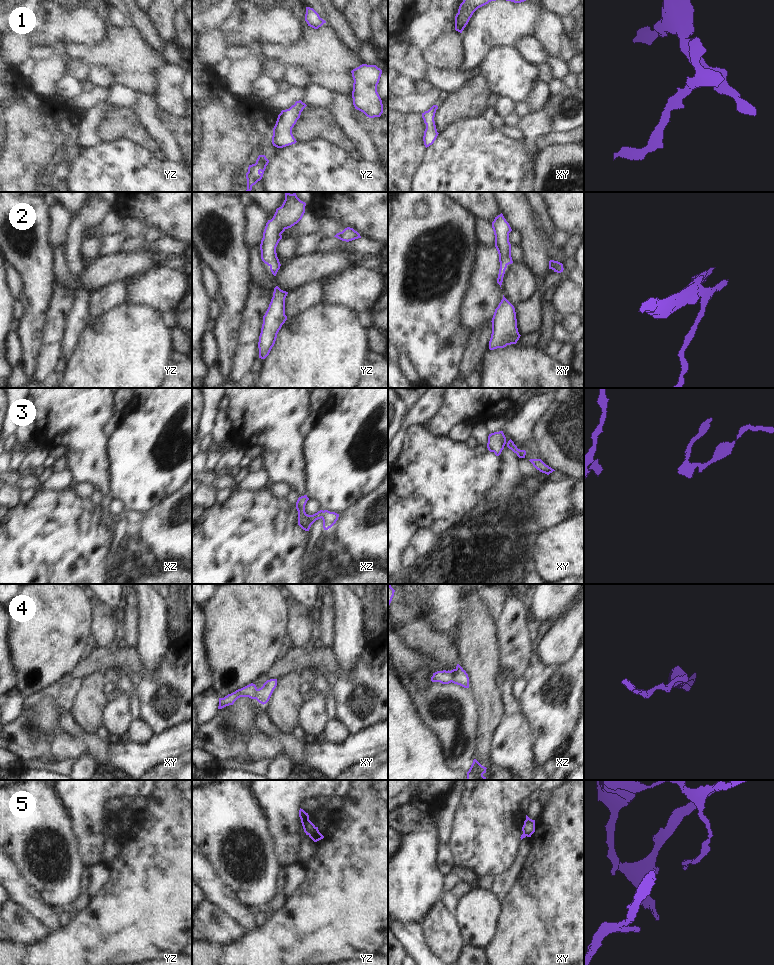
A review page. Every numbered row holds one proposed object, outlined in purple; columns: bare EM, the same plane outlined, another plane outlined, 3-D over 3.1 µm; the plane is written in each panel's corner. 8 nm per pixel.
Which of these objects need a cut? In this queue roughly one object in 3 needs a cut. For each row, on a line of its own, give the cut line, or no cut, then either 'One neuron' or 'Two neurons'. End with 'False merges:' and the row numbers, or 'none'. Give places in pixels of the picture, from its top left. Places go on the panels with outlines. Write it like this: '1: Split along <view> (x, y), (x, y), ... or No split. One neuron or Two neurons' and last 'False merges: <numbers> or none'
1: No split. One neuron
2: No split. One neuron
3: No split. One neuron
4: No split. One neuron
5: Split along yz (318, 831), (309, 835). Two neurons
False merges: 5.

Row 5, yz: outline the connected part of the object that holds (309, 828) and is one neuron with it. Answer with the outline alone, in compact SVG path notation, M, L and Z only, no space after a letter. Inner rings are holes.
M303 809L299 810L299 817L306 835L318 834L319 830L310 820L309 815Z

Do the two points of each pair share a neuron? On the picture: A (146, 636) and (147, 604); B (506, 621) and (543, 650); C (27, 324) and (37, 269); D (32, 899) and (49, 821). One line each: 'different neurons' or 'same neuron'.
A: same neuron
B: different neurons
C: same neuron
D: different neurons

